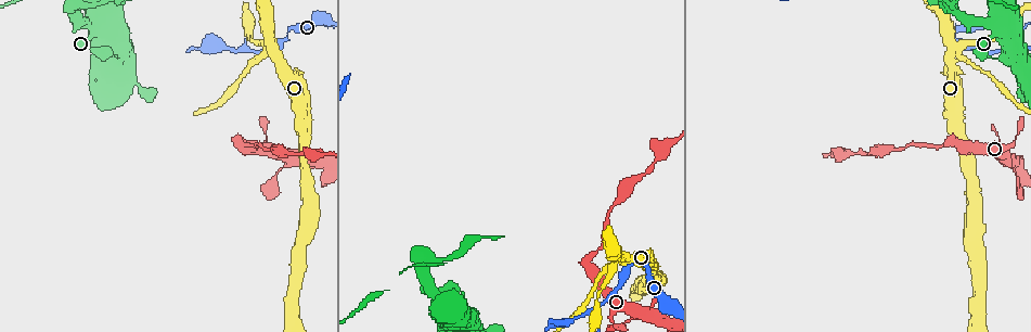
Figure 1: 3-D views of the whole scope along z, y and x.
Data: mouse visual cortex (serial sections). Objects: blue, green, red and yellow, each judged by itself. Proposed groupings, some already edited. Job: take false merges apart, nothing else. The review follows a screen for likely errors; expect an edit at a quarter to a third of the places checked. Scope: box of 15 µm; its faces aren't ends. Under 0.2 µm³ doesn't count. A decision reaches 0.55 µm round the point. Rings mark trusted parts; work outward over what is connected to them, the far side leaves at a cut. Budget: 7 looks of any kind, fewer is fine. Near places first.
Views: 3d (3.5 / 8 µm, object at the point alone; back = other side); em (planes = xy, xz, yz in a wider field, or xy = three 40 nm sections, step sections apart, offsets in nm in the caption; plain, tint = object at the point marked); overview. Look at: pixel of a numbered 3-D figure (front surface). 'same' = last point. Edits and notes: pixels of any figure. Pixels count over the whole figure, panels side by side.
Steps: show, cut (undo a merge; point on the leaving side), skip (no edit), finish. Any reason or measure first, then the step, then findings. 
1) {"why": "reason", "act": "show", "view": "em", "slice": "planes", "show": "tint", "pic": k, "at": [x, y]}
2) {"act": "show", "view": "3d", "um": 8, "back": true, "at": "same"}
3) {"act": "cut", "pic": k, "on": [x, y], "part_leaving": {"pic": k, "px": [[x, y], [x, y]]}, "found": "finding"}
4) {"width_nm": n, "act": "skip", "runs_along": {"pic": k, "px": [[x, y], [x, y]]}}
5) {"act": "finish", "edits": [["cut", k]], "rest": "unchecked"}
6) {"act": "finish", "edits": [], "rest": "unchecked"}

{"why": "three arms meet", "act": "show", "view": "3d", "um": 3.5, "pic": 1, "at": [427, 261]}

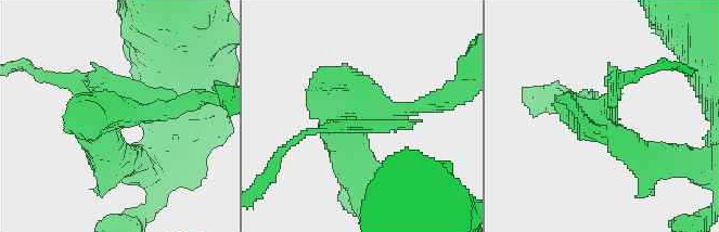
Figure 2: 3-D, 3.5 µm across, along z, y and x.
{"act": "show", "view": "em", "slice": "xy", "step": 1, "show": "plain", "pic": 2, "at": [120, 114]}

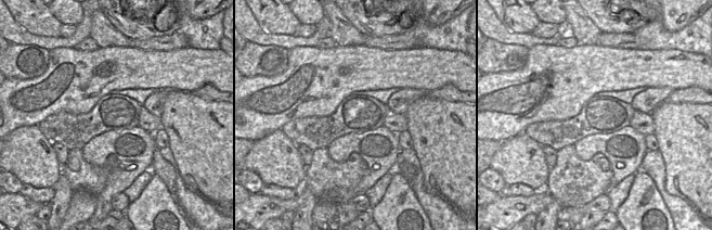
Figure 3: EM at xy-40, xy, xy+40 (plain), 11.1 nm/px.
{"why": "where the object lies", "act": "show", "view": "em", "slice": "xy", "step": 1, "show": "tint", "at": "same"}

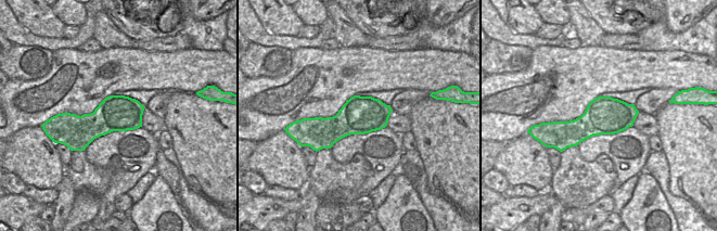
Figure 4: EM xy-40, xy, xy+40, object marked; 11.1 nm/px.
{"act": "cut", "pic": 2, "on": [80, 92], "part_leaving": {"pic": 2, "px": [[338, 120], [435, 103]]}, "found": "two cells meet here"}

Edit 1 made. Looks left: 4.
{"why": "redraw", "act": "show", "view": "overview"}

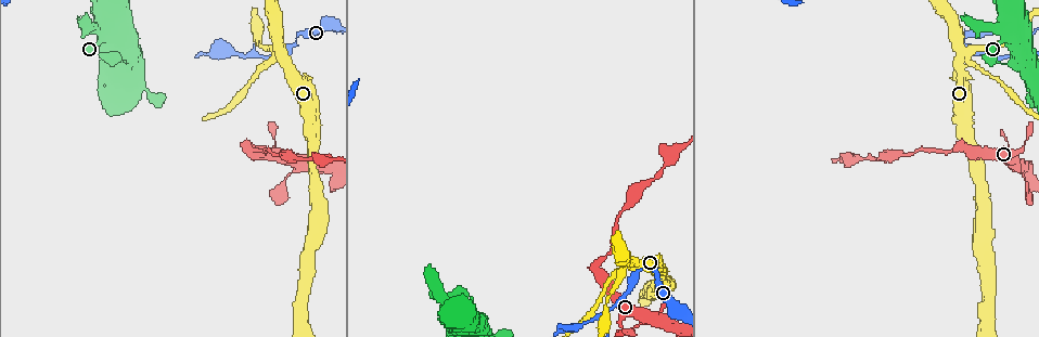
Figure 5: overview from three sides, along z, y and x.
{"why": "a narrow waist", "act": "show", "view": "3d", "um": 3.5, "back": true, "pic": 5, "at": [964, 39]}

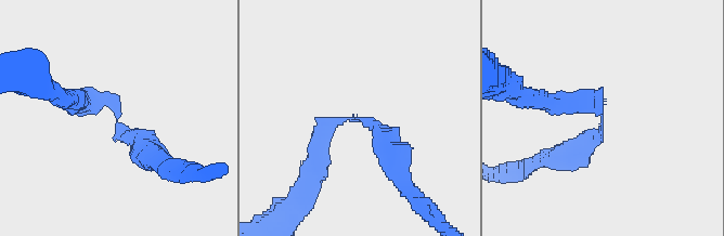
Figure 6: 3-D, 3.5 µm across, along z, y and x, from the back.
{"arm_widths_nm": [300, 350], "why": "shape alone is not enough", "act": "show", "view": "em", "slice": "xy", "step": 1, "show": "tint", "pic": 6, "at": [601, 108]}

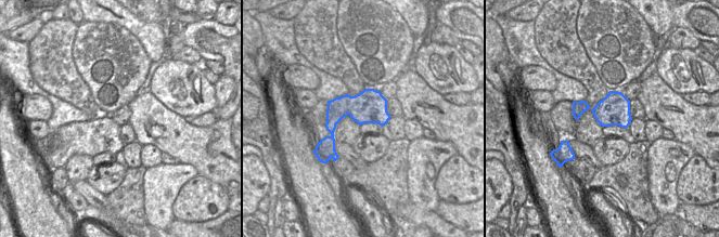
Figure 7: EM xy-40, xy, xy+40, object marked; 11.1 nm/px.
{"act": "cut", "pic": 6, "on": [594, 133], "part_leaving": {"pic": 6, "px": [[602, 117], [599, 130], [580, 147], [543, 160]]}, "found": "two cells meet here"}

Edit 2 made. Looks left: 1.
{"act": "show", "view": "3d", "um": 3.5, "pic": 5, "at": [250, 148]}

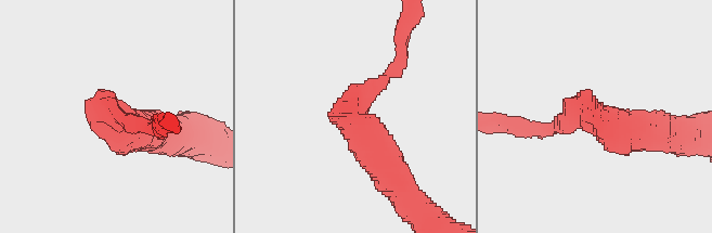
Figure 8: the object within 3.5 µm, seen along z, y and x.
{"arm_widths_nm": [200, 600], "act": "cut", "pic": 8, "on": [386, 76], "part_leaving": {"pic": 8, "px": [[357, 113], [400, 65], [403, 26]]}, "found": "two cells meet here"}

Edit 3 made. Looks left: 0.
{"act": "finish", "edits": [["cut", 2], ["cut", 6], ["cut", 8]], "rest": "unchecked"}

